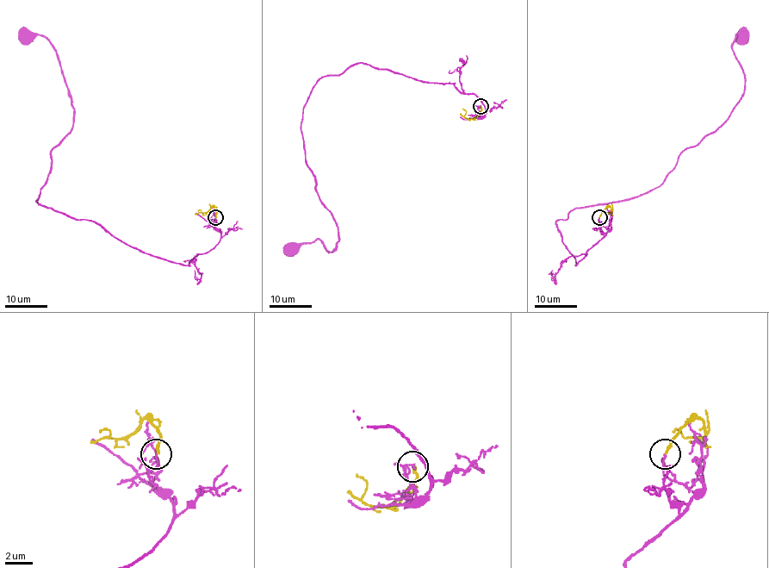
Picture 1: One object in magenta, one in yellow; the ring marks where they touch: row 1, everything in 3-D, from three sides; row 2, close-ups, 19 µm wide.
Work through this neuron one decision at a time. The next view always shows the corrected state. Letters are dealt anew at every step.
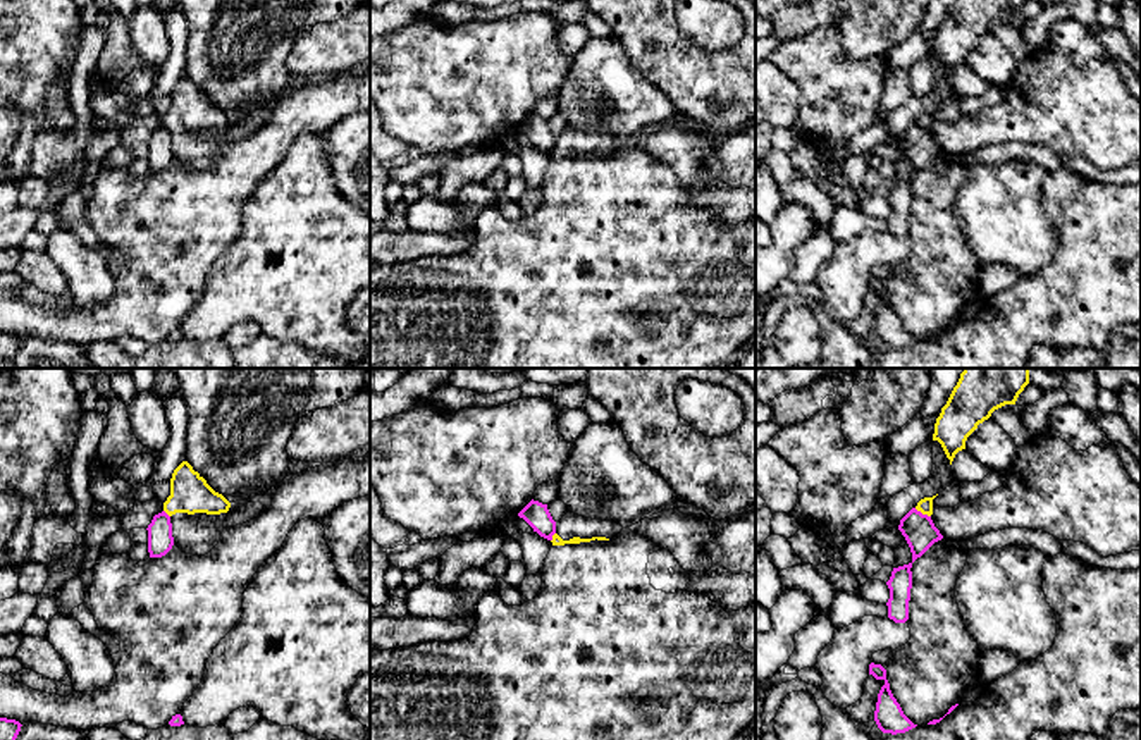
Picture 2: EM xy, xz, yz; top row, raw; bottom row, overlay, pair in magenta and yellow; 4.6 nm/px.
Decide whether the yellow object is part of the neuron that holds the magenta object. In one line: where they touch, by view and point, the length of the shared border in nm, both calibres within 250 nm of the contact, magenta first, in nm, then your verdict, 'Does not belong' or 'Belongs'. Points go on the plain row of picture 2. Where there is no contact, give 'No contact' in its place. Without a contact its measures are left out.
Touches magenta at yz (921, 128). Shared border 90 nm. Thickness 150 nm (magenta) against 70 nm. Does not belong

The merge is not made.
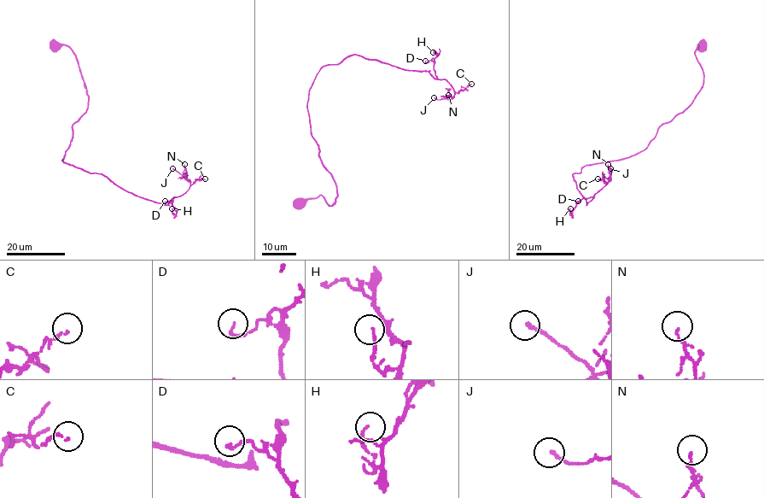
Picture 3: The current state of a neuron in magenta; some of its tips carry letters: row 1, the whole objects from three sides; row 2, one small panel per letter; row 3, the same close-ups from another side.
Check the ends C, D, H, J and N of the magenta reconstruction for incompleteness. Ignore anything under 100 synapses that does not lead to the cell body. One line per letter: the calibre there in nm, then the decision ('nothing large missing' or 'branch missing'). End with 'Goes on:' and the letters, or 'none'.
C: 120 nm thick; nothing large missing
D: 110 nm thick; nothing large missing
H: 140 nm thick; nothing large missing
J: 160 nm thick; nothing large missing
N: 120 nm thick; nothing large missing
Goes on: none

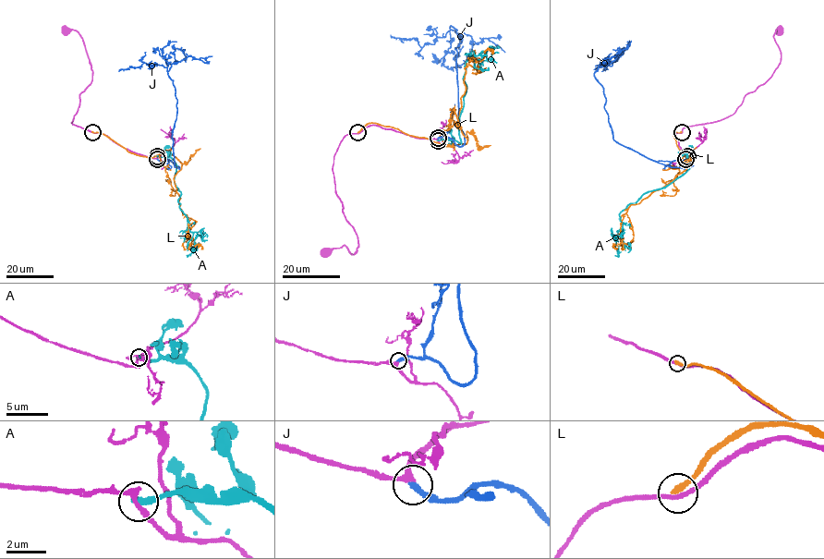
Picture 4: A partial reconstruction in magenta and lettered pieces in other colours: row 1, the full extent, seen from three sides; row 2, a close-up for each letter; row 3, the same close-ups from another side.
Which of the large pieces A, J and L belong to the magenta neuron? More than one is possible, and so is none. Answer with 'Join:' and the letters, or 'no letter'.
Join: J

